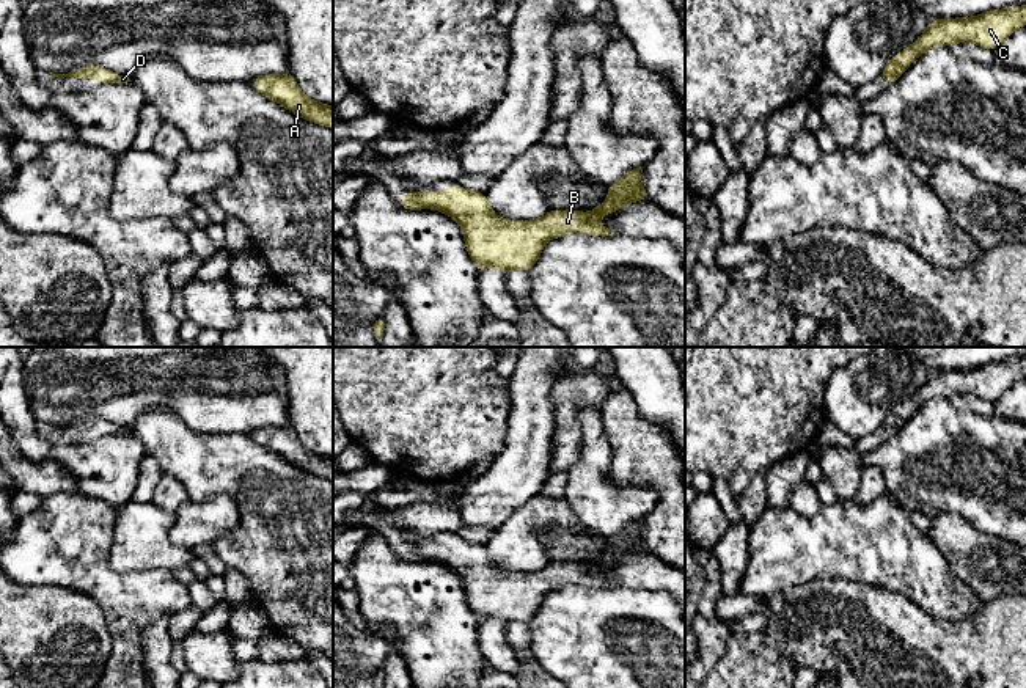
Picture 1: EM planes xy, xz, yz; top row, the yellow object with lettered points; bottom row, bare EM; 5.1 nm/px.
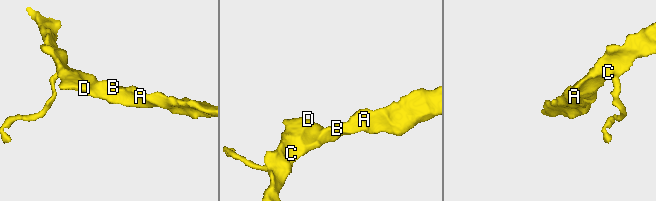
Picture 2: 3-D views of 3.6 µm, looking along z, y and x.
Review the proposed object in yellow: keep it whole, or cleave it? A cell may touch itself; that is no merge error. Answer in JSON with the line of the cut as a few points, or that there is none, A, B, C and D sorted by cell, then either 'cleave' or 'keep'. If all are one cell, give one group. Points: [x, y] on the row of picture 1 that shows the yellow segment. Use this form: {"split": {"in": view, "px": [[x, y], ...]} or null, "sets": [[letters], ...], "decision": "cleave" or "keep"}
{"split": null, "sets": [["A", "B", "C", "D"]], "decision": "keep"}

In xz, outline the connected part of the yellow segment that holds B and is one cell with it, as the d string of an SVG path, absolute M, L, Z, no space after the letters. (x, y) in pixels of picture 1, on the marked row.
M641 167L633 168L621 181L608 185L608 199L589 214L567 209L550 210L537 220L504 220L490 210L486 193L468 192L460 185L446 192L402 193L398 203L409 210L435 209L454 218L479 272L528 272L550 239L567 232L613 236L606 226L599 225L599 218L633 201L647 201L639 170Z

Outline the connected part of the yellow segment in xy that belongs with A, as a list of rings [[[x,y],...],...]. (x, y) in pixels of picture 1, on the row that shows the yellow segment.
[[[291,74],[259,75],[253,80],[256,91],[300,118],[333,129],[333,107],[308,99]]]

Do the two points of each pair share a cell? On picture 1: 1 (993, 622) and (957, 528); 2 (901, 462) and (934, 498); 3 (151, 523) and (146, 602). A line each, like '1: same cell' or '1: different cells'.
1: different cells
2: same cell
3: different cells

